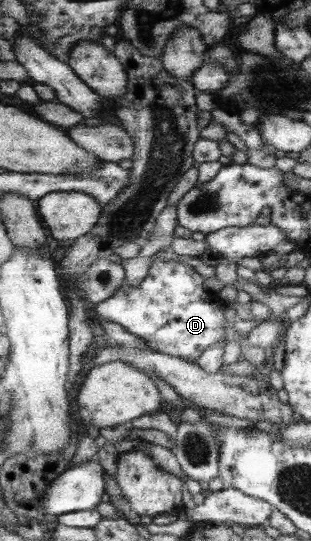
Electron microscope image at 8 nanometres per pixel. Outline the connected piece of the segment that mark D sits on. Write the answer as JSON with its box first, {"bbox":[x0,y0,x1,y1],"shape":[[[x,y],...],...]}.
{"bbox":[94,254,228,363],"shape":[[[154,254],[151,270],[139,287],[131,287],[129,283],[123,283],[115,295],[95,306],[94,312],[99,314],[99,317],[108,318],[124,326],[142,338],[155,351],[195,363],[210,346],[224,342],[227,338],[228,327],[227,318],[225,318],[227,306],[217,294],[211,293],[205,288],[205,278],[206,276],[197,272],[190,264],[168,261],[158,254]]]}

